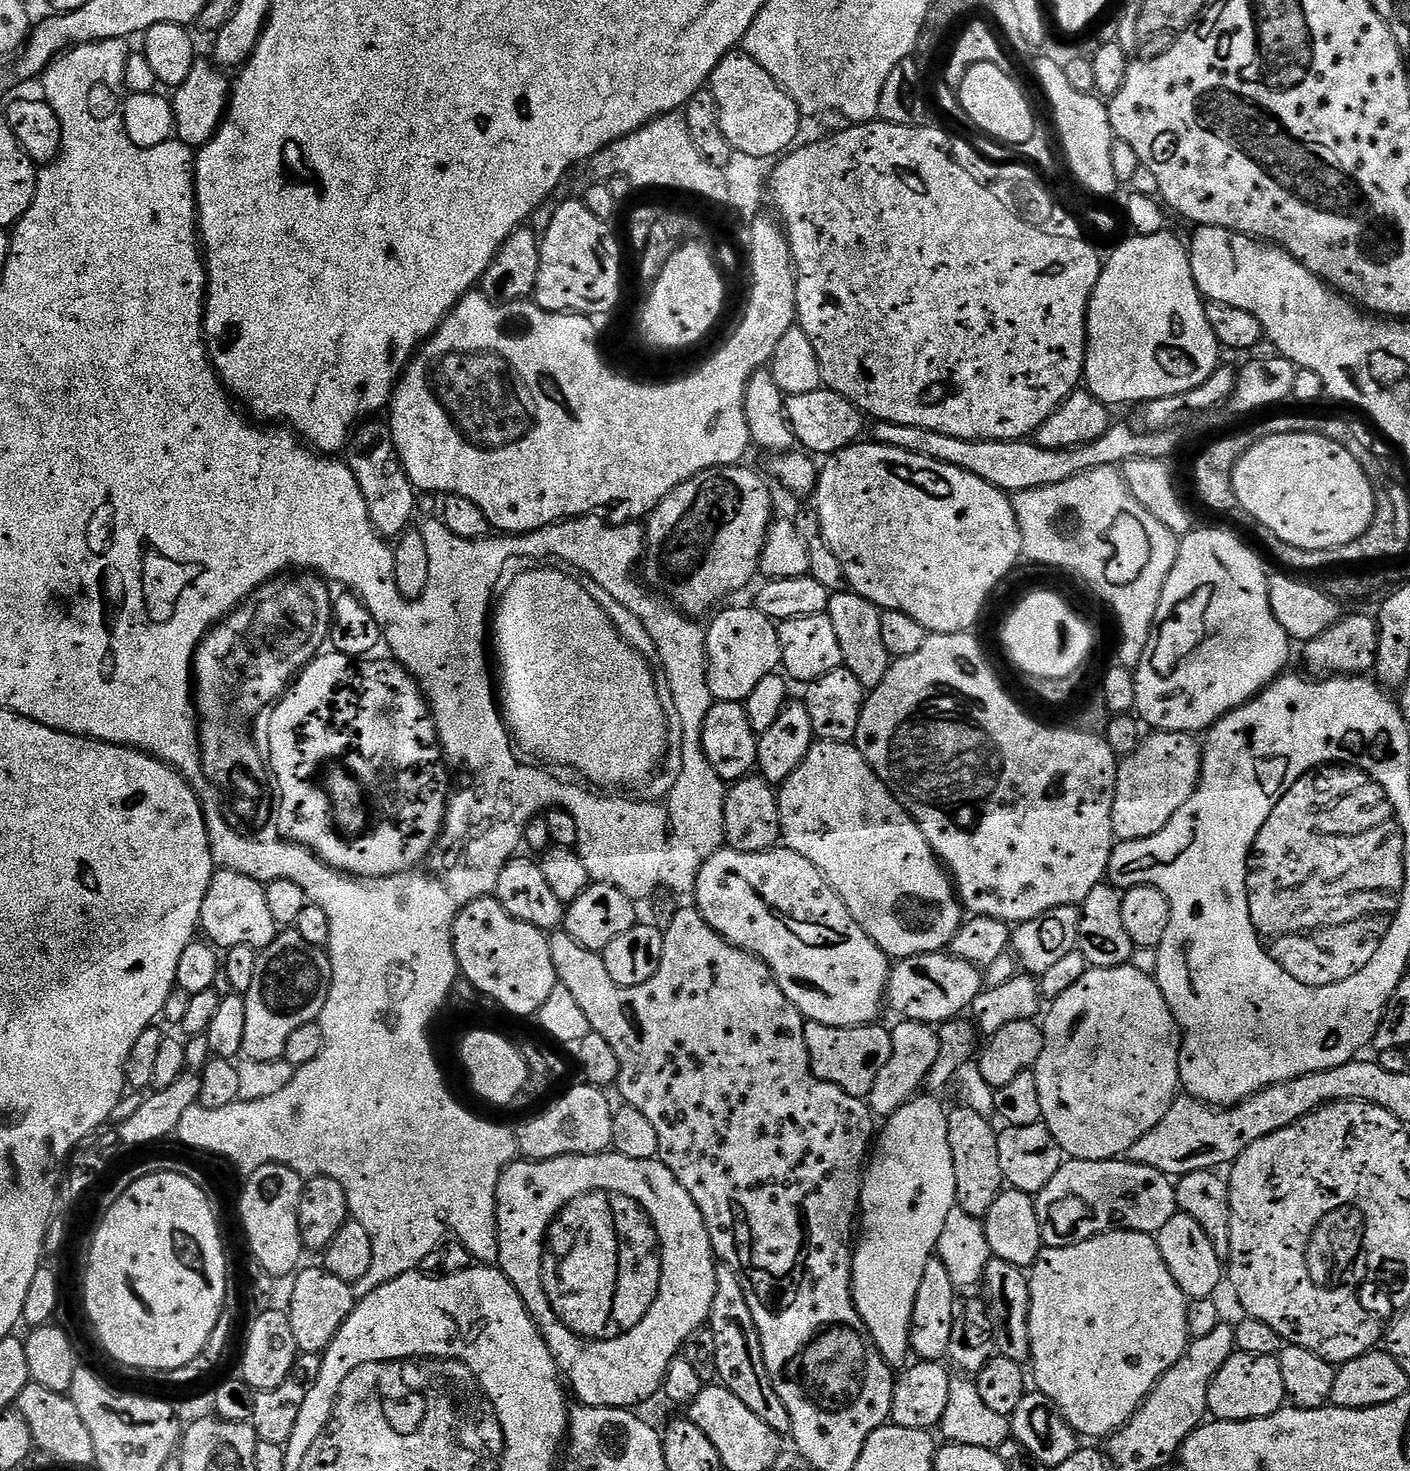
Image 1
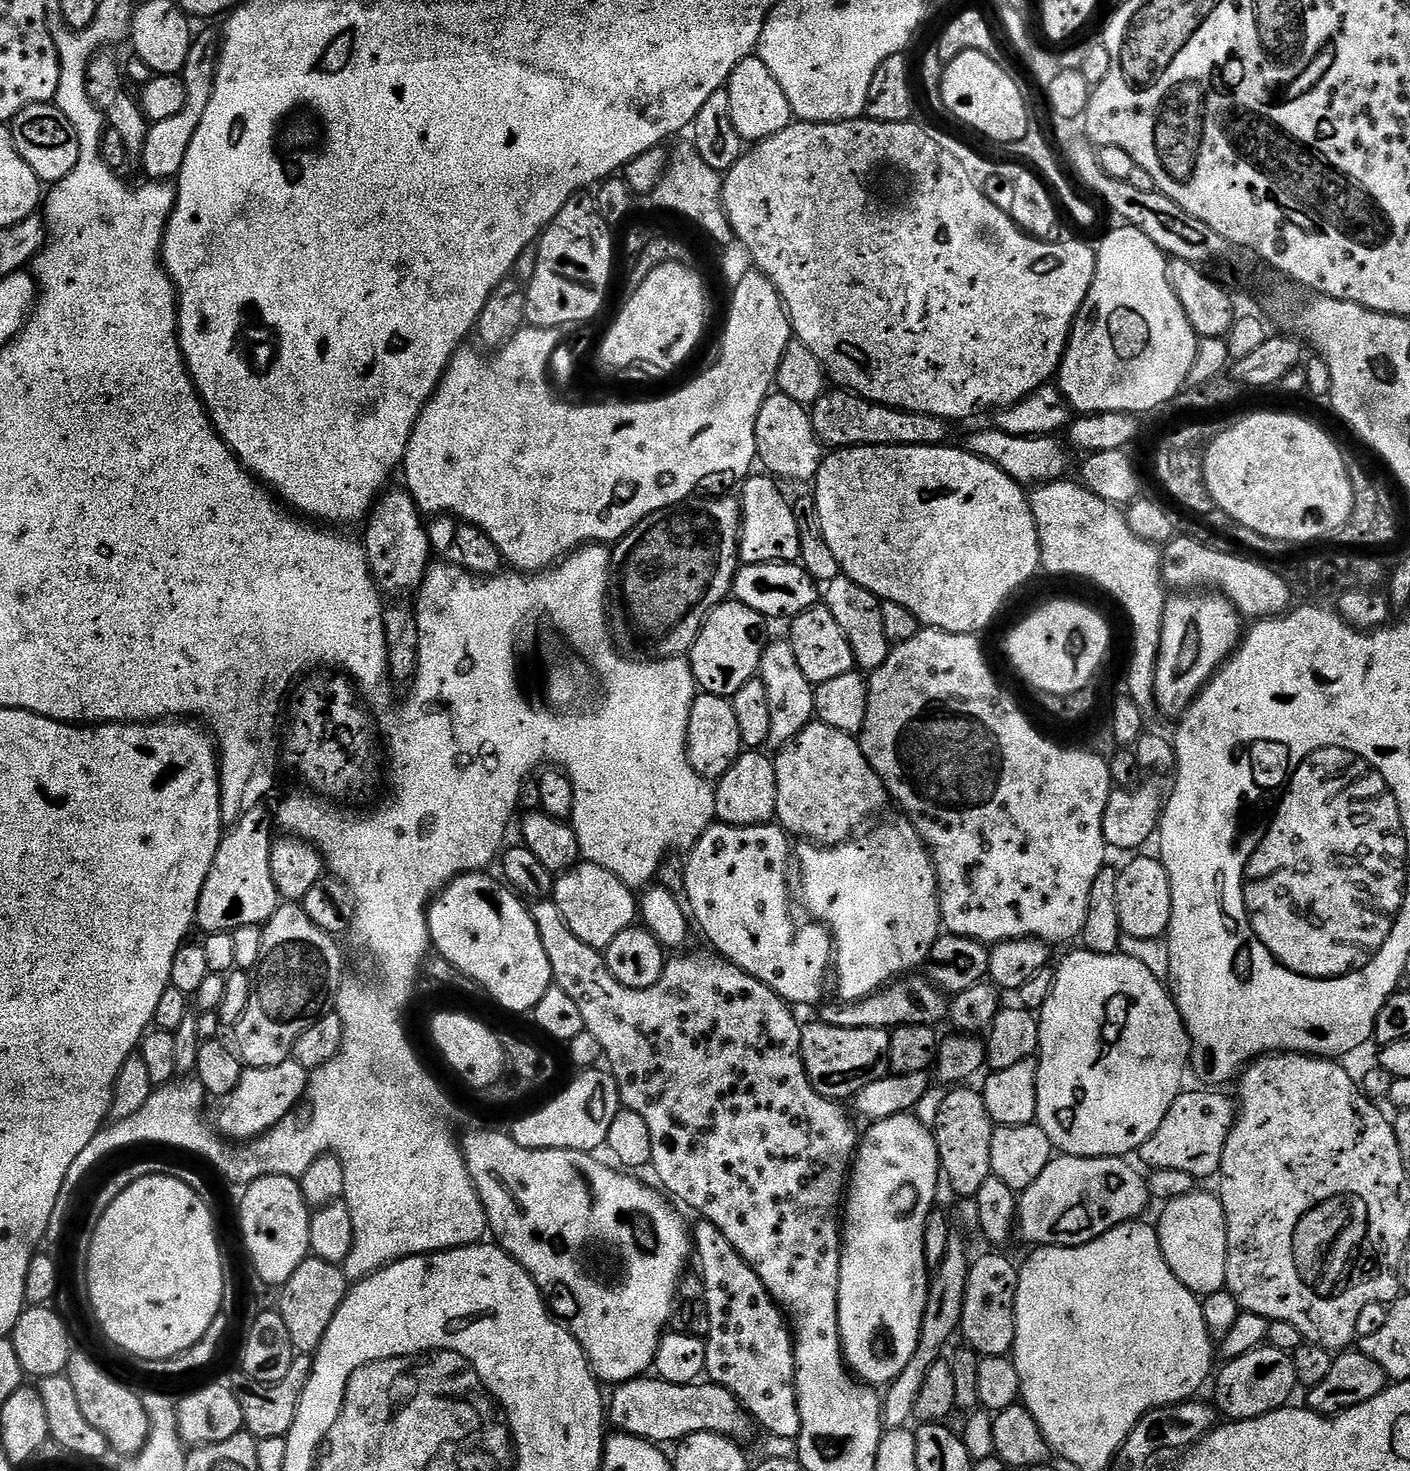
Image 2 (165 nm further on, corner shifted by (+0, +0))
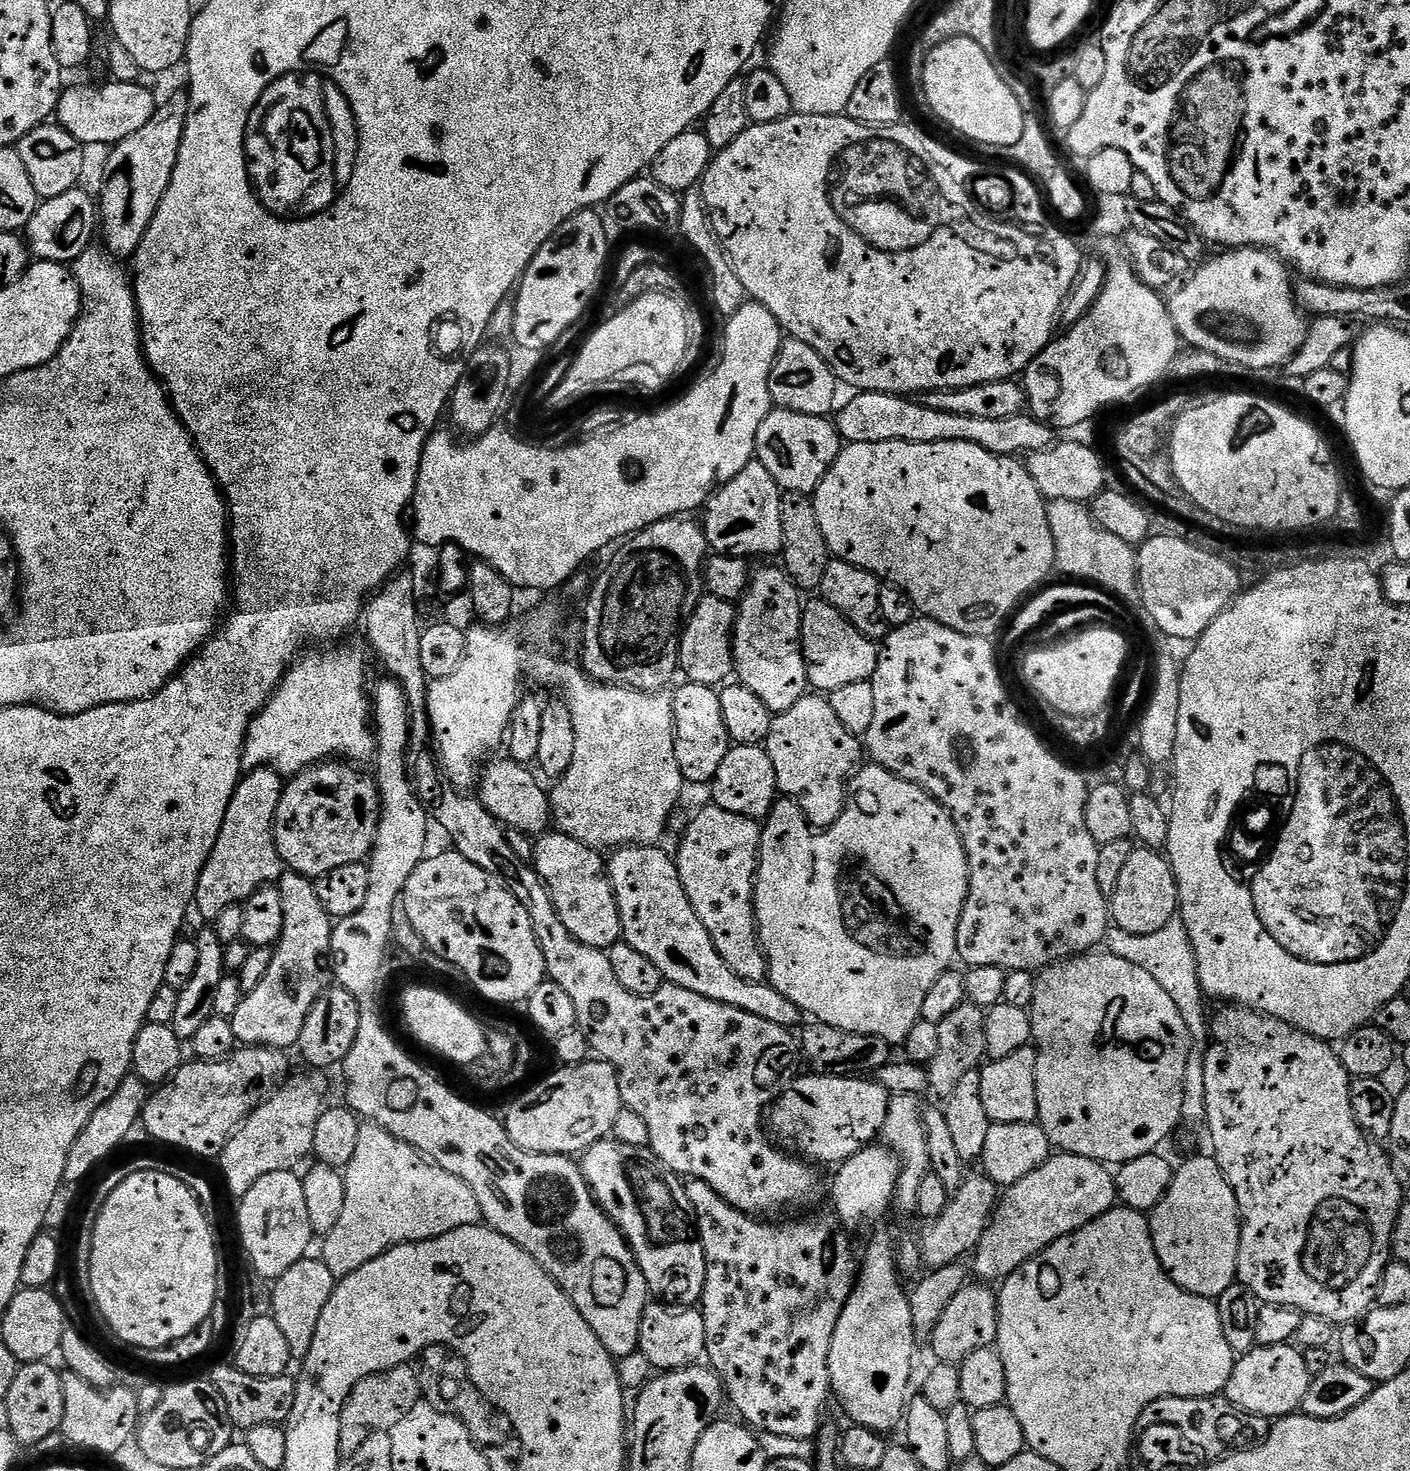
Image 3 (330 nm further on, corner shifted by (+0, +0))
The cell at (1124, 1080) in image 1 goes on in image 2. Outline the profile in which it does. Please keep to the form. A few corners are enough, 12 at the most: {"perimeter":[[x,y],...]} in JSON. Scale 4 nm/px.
{"perimeter":[[1072,952],[1038,1010],[1035,1123],[1128,1158],[1192,1040],[1165,981]]}

